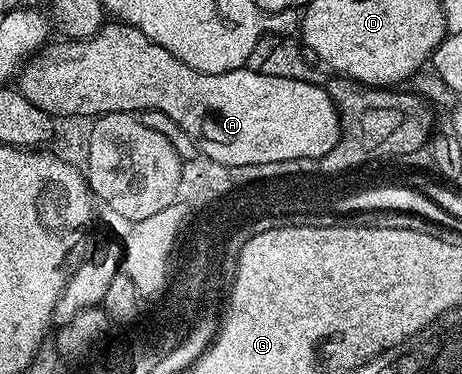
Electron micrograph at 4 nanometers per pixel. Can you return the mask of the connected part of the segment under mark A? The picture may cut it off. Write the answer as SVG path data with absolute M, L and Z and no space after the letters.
M122 20L111 21L108 21L93 36L74 40L59 40L56 46L48 44L38 54L29 58L17 75L17 88L25 96L25 100L29 100L29 104L37 104L37 108L49 112L55 118L75 116L94 120L100 114L112 114L113 112L121 112L122 114L135 114L144 110L165 112L165 116L169 116L169 120L174 120L178 126L185 128L185 132L189 132L189 136L193 136L200 155L216 161L219 165L228 163L230 165L257 166L281 161L290 162L298 158L320 160L339 142L341 137L340 116L338 108L335 107L333 100L330 98L326 85L320 84L318 81L263 75L260 71L249 71L246 68L221 72L220 74L197 72L197 68L189 68L189 64L181 64L181 60L177 60L177 56L173 56L173 52L165 52L165 48L161 48L161 44L153 44L153 40L149 40L149 36L145 36L145 32L128 26Z

